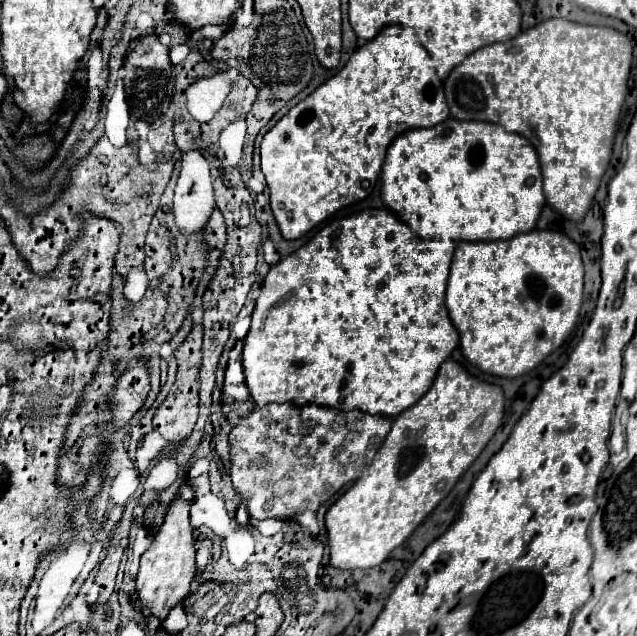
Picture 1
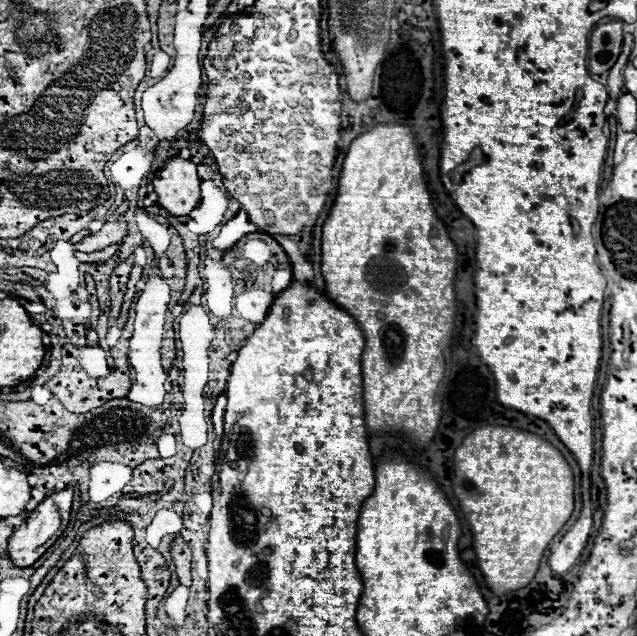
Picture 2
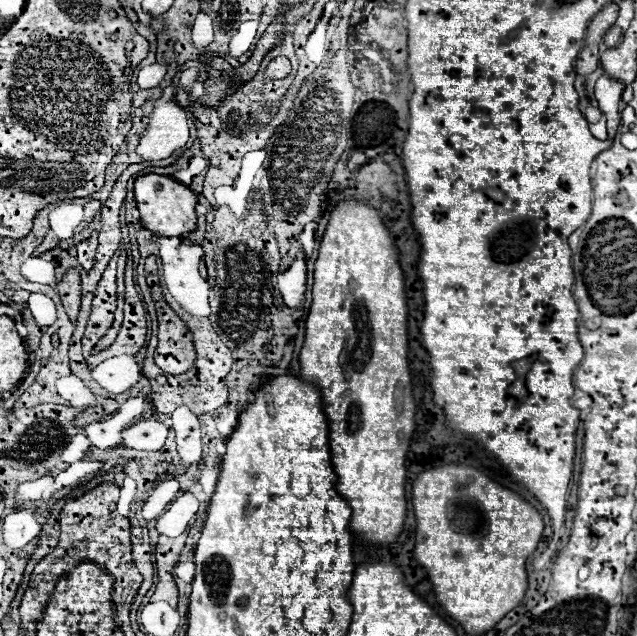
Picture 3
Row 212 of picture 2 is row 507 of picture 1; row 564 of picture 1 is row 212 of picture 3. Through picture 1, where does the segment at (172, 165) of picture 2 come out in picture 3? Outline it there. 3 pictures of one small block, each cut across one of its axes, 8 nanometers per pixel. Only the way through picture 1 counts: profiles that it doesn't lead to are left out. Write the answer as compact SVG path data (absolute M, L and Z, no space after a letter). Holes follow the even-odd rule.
M148 174L148 176L140 176L134 182L134 194L136 194L138 210L140 210L140 222L154 236L186 236L196 230L194 206L198 202L188 186L176 182L170 176Z

